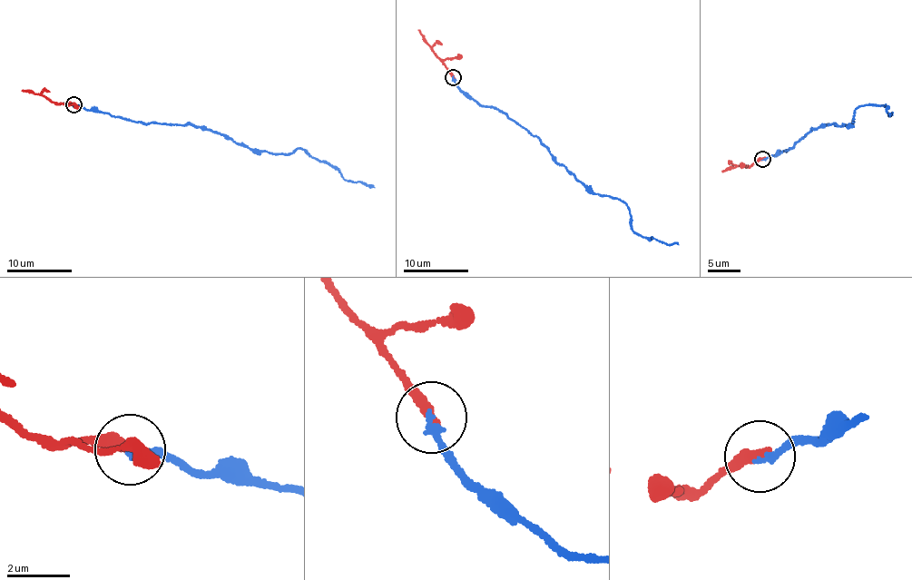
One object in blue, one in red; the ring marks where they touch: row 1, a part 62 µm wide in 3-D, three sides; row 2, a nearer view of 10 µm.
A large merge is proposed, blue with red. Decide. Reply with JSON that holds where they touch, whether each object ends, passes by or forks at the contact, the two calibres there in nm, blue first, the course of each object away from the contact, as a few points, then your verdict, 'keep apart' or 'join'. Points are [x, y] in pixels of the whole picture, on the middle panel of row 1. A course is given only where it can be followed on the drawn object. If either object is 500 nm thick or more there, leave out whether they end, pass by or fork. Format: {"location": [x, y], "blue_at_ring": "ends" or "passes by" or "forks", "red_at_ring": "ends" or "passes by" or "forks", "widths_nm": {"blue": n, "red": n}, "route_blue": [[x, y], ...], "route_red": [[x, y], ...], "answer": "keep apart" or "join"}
{"location": [453, 77], "blue_at_ring": "ends", "red_at_ring": "ends", "widths_nm": {"blue": 220, "red": 400}, "route_blue": [[454, 78], [476, 102], [501, 110], [539, 139], [594, 192], [620, 199], [628, 207], [632, 228], [679, 244]], "route_red": [[454, 78], [418, 30]], "answer": "join"}

